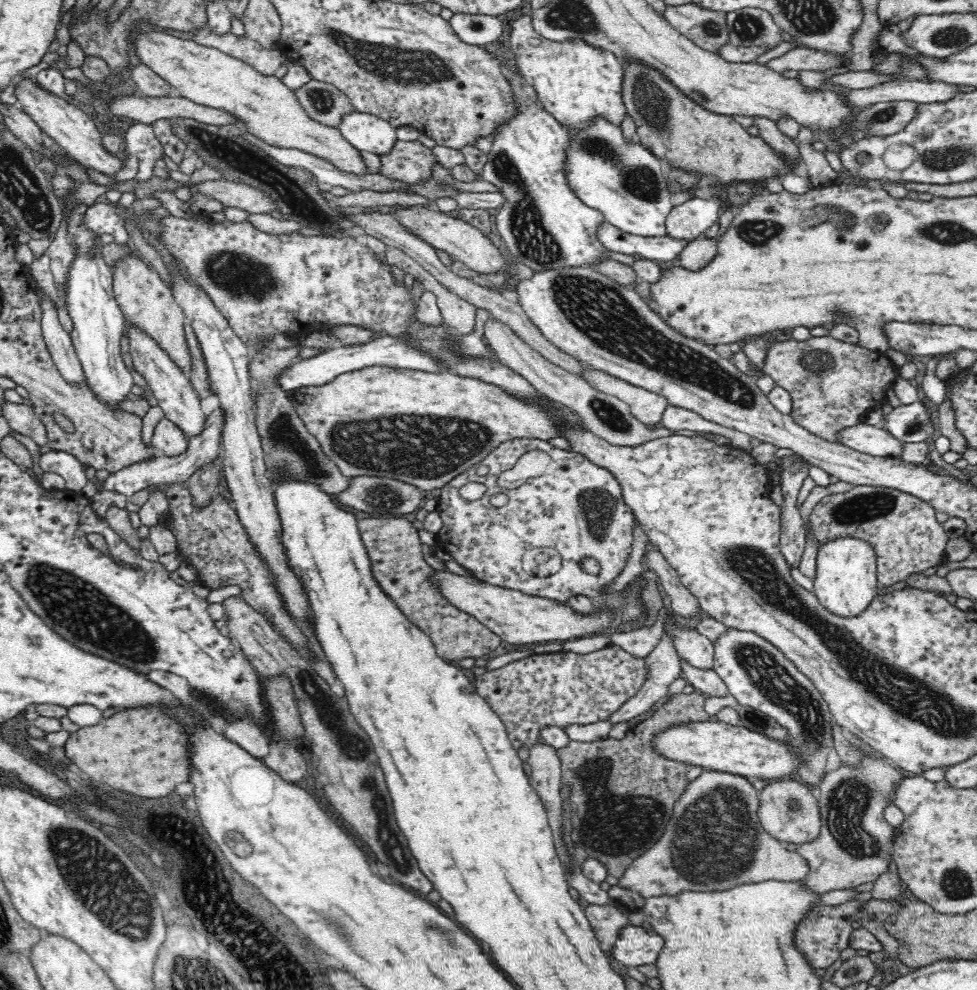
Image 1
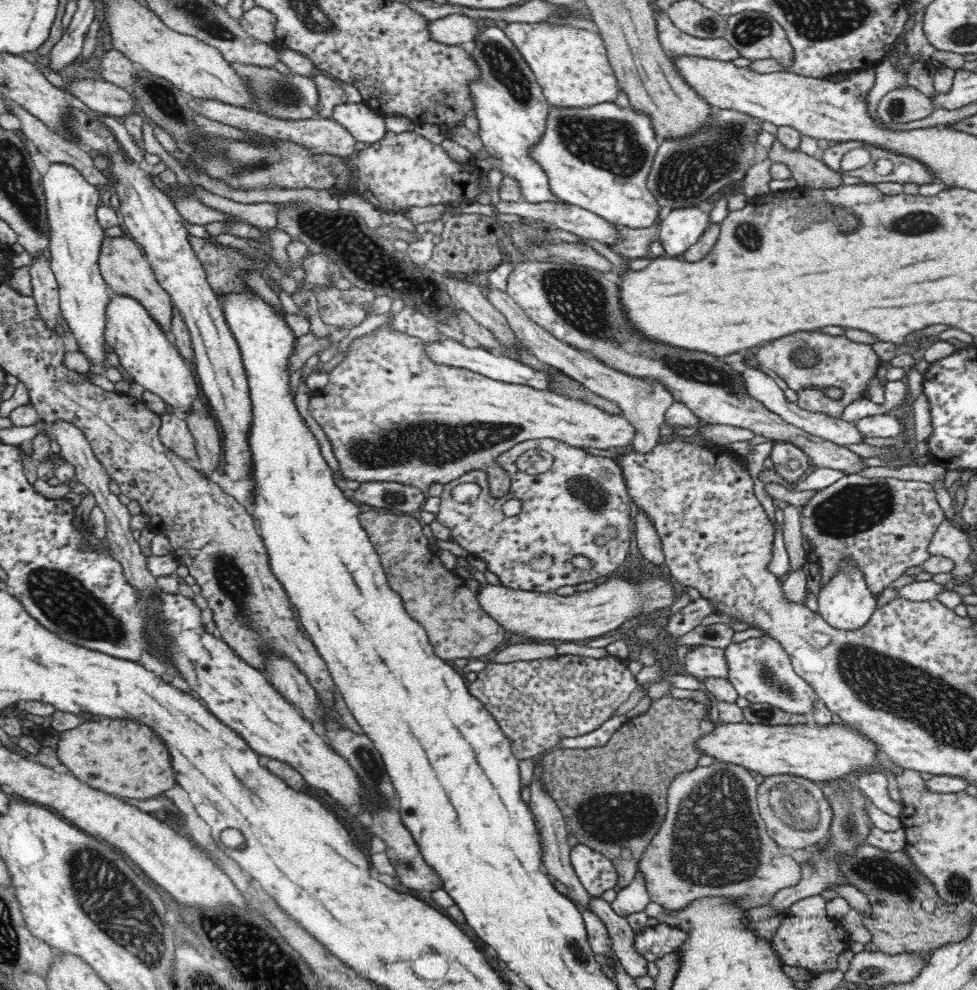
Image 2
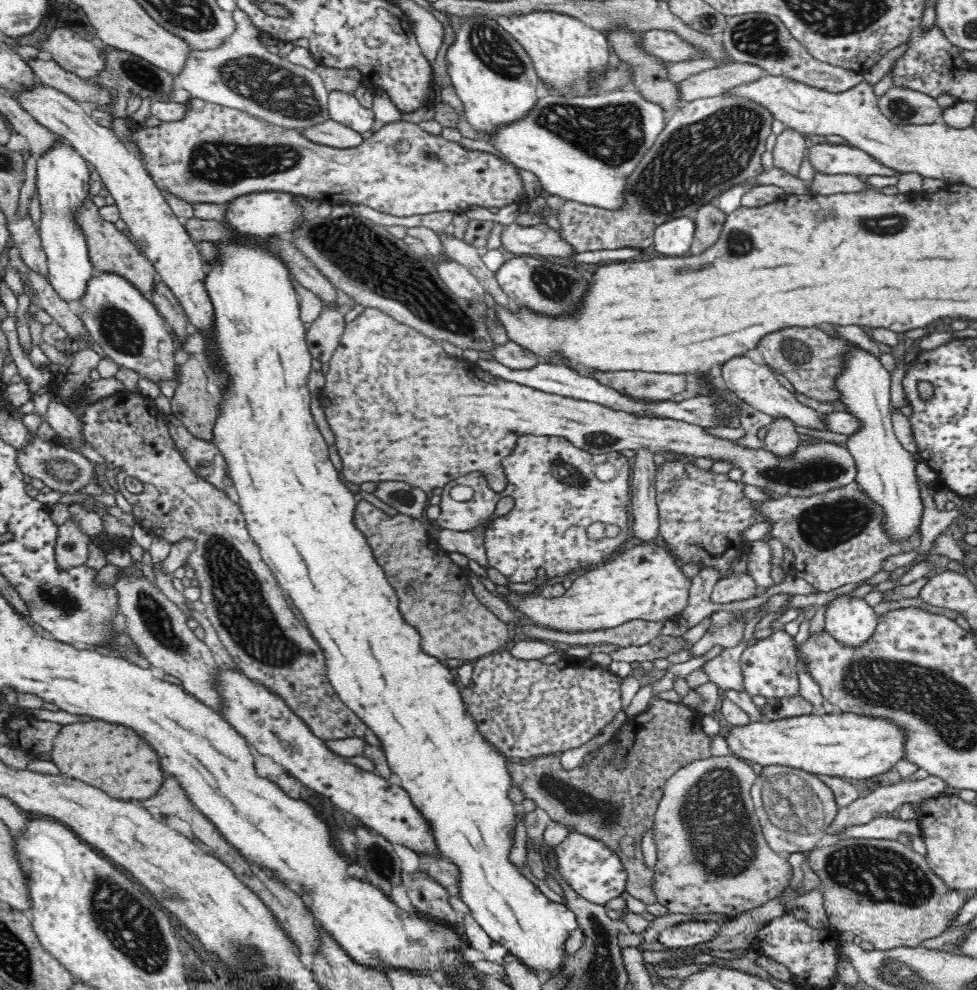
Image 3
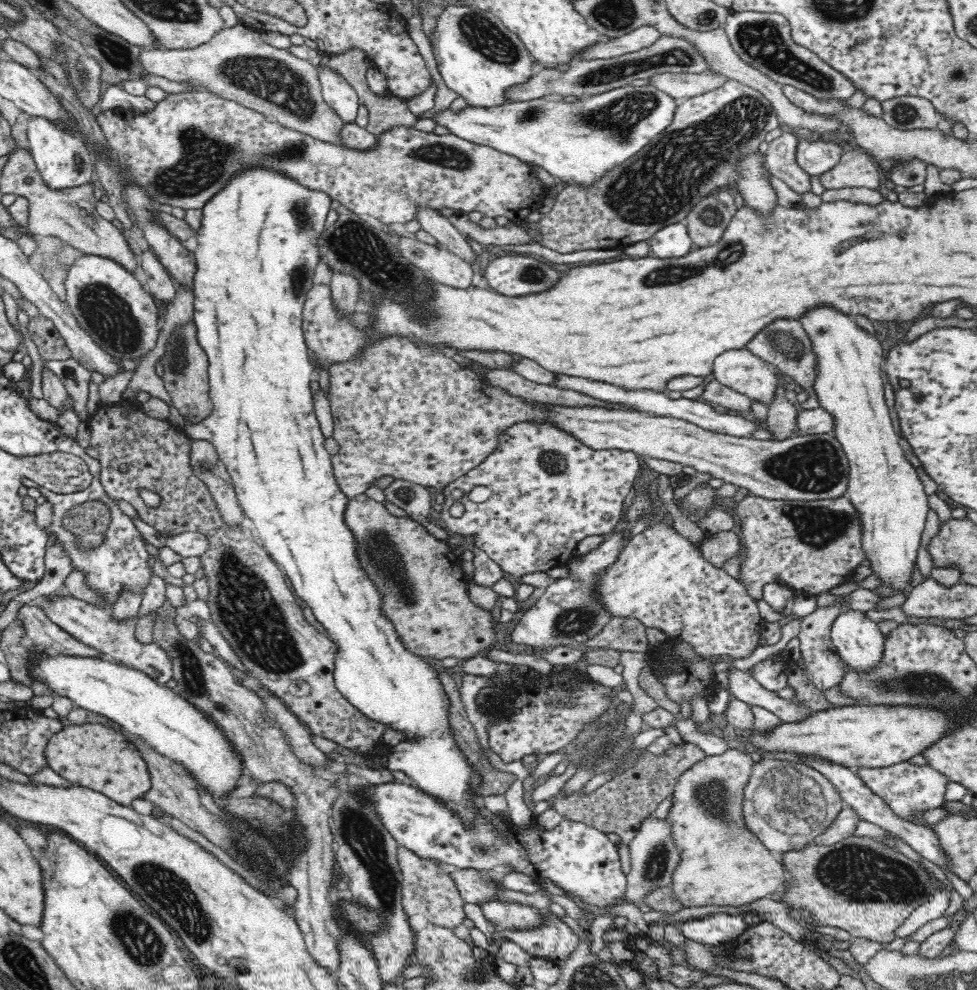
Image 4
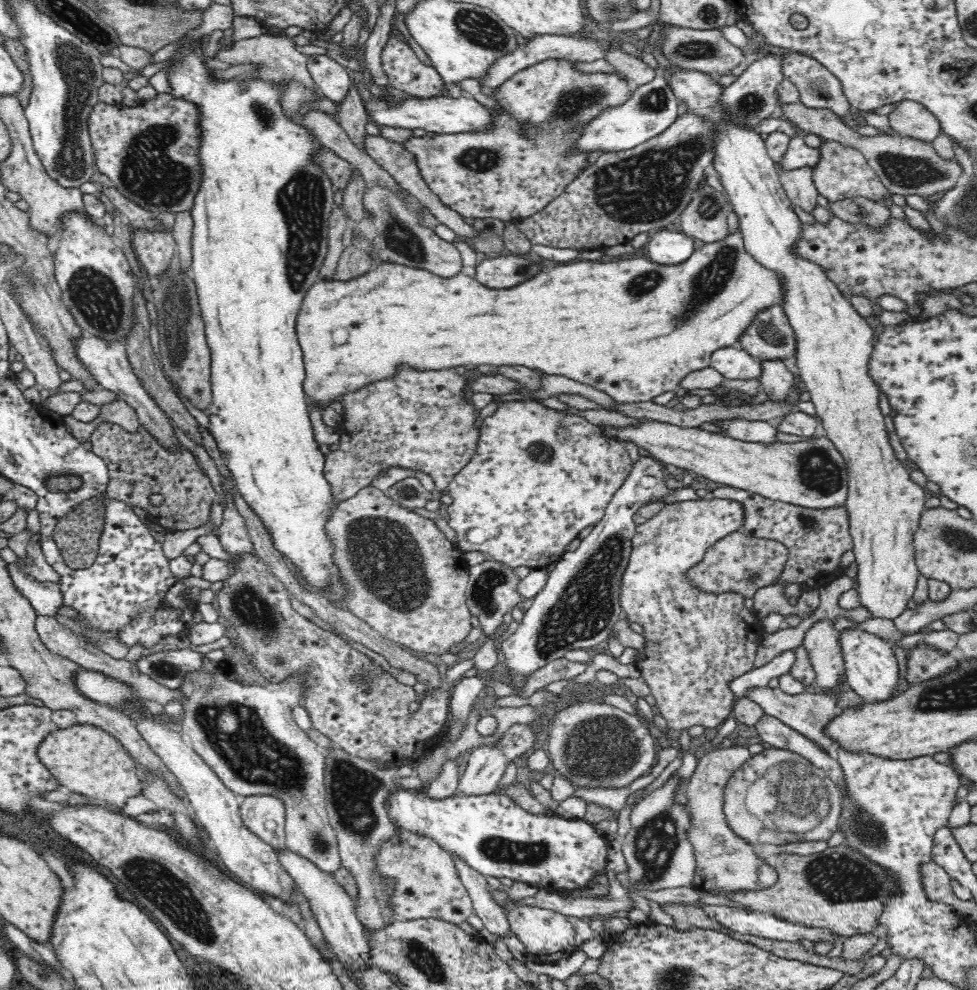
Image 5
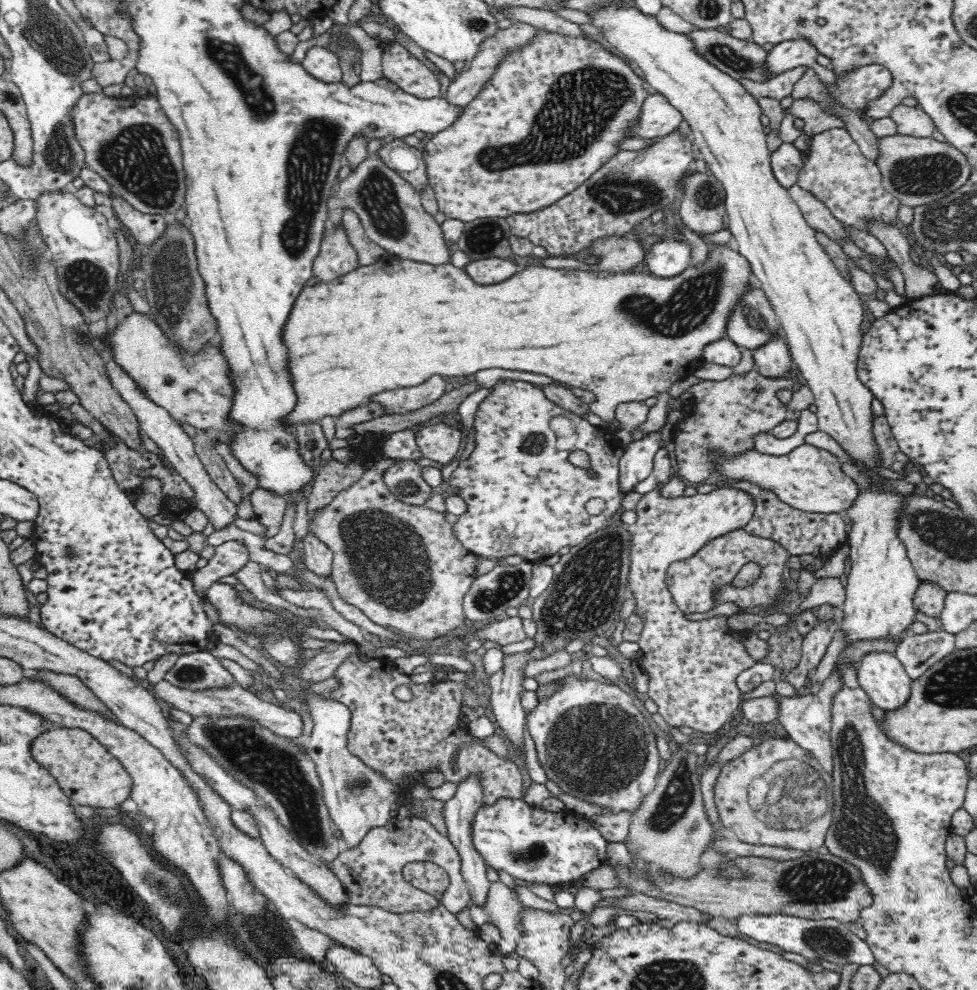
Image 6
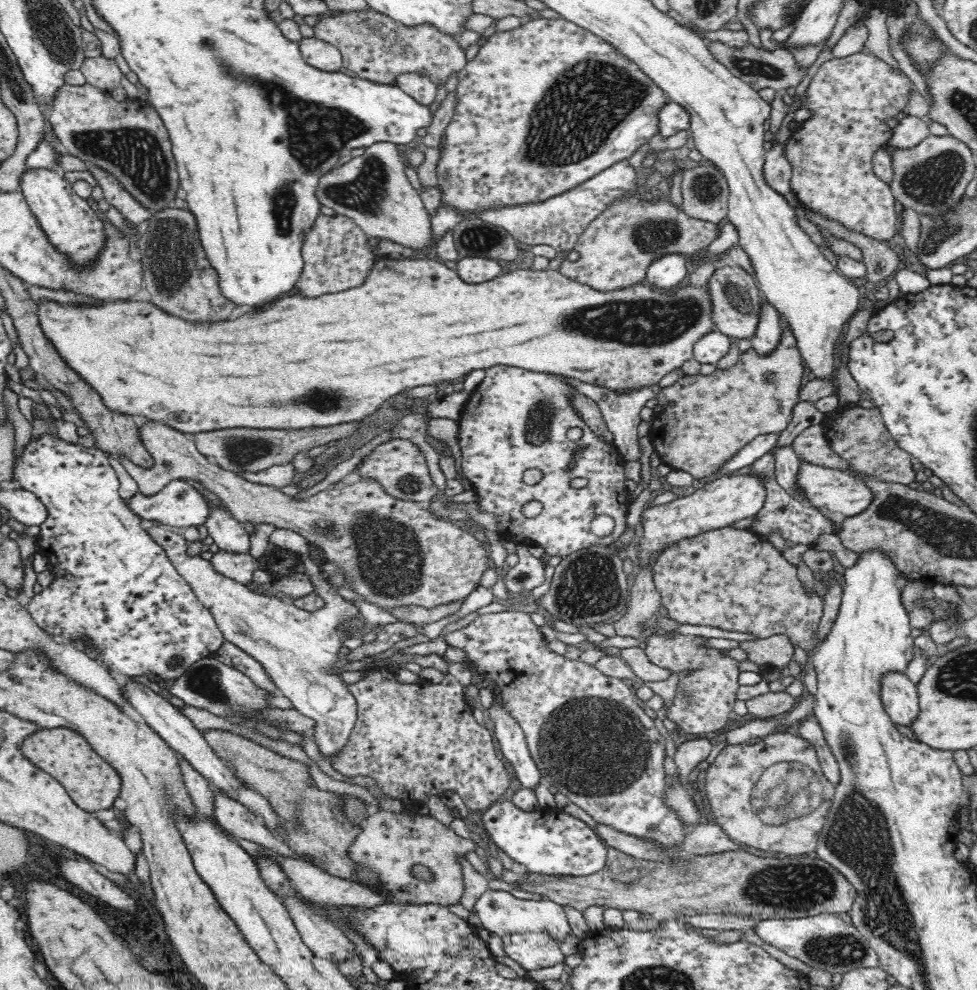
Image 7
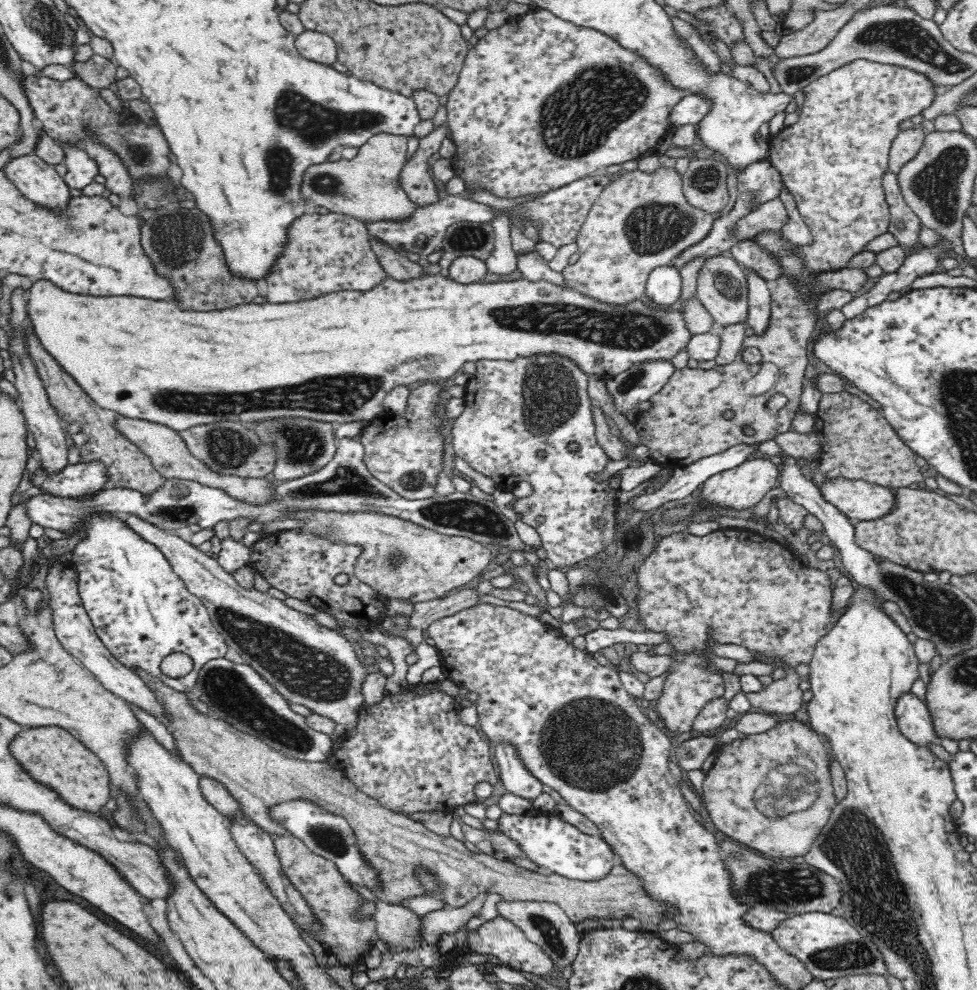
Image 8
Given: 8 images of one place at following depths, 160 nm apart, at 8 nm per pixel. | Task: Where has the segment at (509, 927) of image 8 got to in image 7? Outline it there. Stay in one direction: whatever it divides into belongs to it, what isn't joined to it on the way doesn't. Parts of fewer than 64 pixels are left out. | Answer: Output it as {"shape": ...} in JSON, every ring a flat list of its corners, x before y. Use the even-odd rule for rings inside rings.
{"shape":[[517,933,500,938,502,939,506,956,515,960,527,970,548,968,548,966,556,966,558,963,564,963,565,955,560,950,559,945,555,942,554,938,550,939,544,933]]}

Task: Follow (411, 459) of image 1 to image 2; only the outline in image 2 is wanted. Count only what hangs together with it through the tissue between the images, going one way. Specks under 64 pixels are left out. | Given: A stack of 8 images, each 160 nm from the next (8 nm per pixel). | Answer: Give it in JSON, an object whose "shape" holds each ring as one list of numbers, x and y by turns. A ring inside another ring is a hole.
{"shape":[[392,301,389,311,386,312,387,320,385,323,351,340,346,351,344,351,346,354,342,361,329,372,329,380,326,386,317,388,316,391,312,392,310,404,312,417,314,417,326,432,328,439,331,441,334,455,340,463,342,474,349,481,361,483,395,482,414,486,426,492,428,488,430,488,432,484,436,484,436,482,448,484,450,481,458,480,460,477,468,474,468,472,480,470,487,475,486,478,488,489,490,489,490,496,500,498,506,497,509,494,511,478,510,475,498,465,498,458,500,458,504,452,509,452,515,444,520,442,550,438,560,440,576,448,598,448,598,450,628,450,632,446,634,438,636,438,636,429,634,429,634,426,630,425,630,422,623,414,614,415,608,413,606,409,598,408,597,405,584,403,578,398,564,397,559,393,536,390,535,388,521,384,508,384,507,382,492,380,483,374,472,372,461,366,438,364,435,354,430,355,425,351,425,346,428,345,428,343,422,341,419,337,408,335,408,333,403,333,393,327,394,317,403,307,404,303,402,303,402,301]]}

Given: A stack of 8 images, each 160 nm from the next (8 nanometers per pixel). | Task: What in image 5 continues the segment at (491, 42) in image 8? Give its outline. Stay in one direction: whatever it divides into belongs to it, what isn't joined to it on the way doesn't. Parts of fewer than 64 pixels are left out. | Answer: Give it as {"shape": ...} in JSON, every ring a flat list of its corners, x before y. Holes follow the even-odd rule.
{"shape":[[550,58,514,72,500,86,492,89,494,96,491,97,496,105,486,108,490,113,488,130,436,133,431,138,425,135,406,139,403,147,413,154,430,191,444,205,464,218,498,219,506,222,528,218,561,196,569,184,590,165,590,152,575,148,584,127,601,112,624,104,633,95,635,87,622,74,599,71,588,73,578,69,577,63,578,61,570,59],[526,123,532,124,534,129,534,133,529,136,523,133,523,125]]}

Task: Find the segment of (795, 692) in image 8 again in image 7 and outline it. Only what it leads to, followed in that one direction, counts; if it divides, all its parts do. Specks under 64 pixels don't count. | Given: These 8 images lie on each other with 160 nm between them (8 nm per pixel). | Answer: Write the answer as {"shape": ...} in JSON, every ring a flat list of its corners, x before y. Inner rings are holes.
{"shape":[[774,635,765,639,753,639,739,642,739,646,746,651,746,660,761,667,776,668,790,667,794,646,786,635],[787,691,782,692,766,692,766,694,758,694,750,700,745,700,747,709,751,716,756,718,777,717,779,714,788,713,794,707,795,697]]}

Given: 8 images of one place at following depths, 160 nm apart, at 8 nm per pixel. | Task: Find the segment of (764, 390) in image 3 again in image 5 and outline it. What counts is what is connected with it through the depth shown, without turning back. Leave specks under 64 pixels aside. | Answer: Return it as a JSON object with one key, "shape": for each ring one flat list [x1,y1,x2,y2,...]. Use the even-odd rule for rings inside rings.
{"shape":[[737,346,718,349,711,354,711,366,725,378,759,378,760,363,749,352]]}

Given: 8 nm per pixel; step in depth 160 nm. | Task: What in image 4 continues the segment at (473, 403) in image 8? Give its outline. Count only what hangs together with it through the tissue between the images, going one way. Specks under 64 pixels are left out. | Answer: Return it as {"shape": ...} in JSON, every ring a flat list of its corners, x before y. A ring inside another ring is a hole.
{"shape":[[523,421,511,425,497,440,498,446,477,468,442,489,445,502,437,517,448,532,473,540,473,544,495,560,508,577,517,580,522,574,546,572,554,566,564,567,575,555,576,546,582,539,606,535,617,526,624,499,641,470,640,460,634,452,594,450,560,427,542,421],[476,486,488,486,492,489,491,496,484,502,473,502,467,494],[454,491,462,491,463,494,459,499,464,506,460,518,450,515,450,508,456,501,453,499]]}

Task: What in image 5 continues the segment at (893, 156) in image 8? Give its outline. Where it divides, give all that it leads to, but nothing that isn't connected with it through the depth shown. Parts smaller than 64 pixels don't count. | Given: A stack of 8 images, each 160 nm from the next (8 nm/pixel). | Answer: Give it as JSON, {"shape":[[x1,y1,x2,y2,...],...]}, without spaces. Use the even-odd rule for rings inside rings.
{"shape":[[913,100,897,103,897,107,888,116,888,122,898,135,911,136,926,142,933,141,943,133,936,116,924,105]]}

